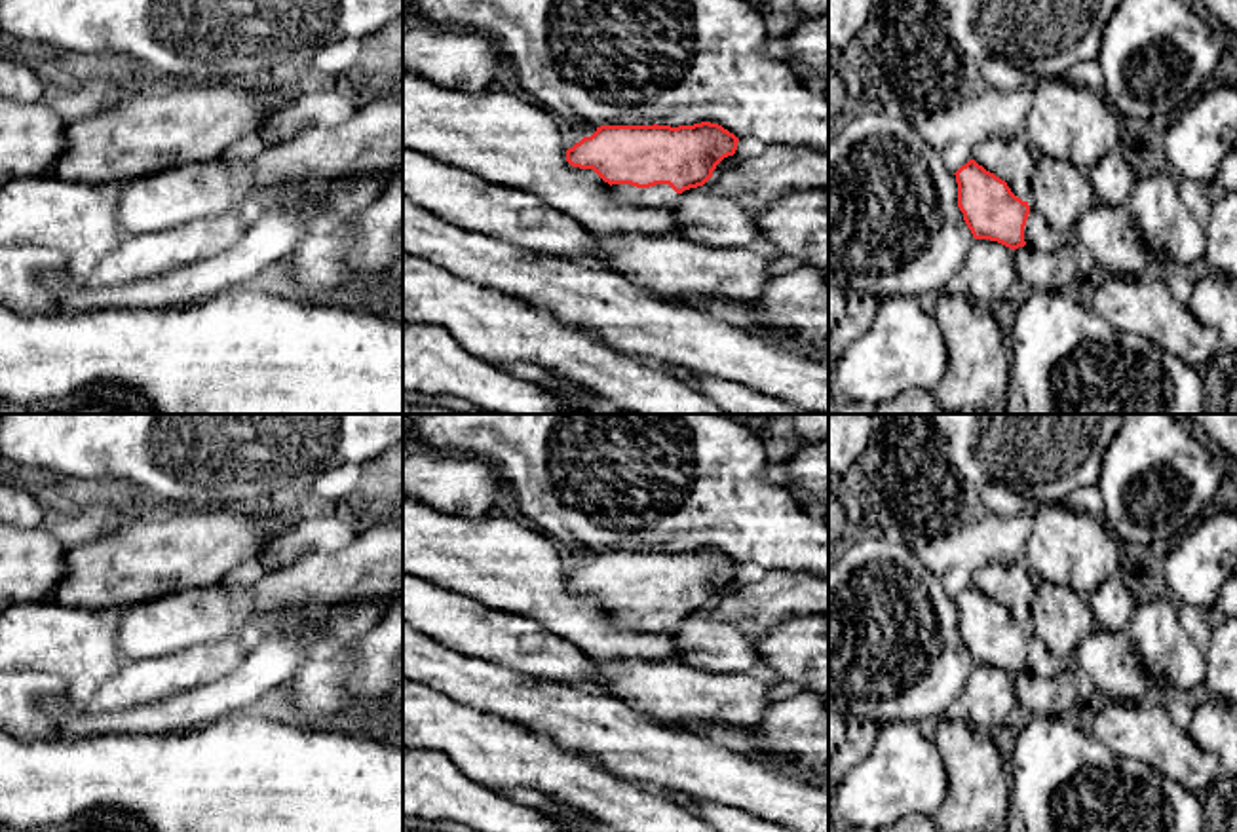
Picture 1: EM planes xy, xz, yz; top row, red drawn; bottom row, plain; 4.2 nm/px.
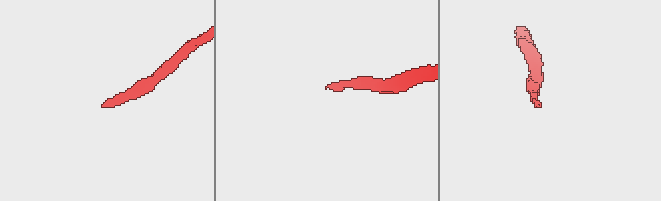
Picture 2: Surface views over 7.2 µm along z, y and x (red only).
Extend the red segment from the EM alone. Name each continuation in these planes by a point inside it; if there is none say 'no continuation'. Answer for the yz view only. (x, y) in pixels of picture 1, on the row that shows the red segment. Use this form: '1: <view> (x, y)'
1: yz (1038, 234)

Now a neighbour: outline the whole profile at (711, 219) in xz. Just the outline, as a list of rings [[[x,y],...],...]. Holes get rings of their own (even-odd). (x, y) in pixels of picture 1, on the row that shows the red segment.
[[[697,186],[676,194],[671,207],[678,222],[675,236],[709,247],[749,247],[762,241],[756,213],[749,213],[737,198]]]

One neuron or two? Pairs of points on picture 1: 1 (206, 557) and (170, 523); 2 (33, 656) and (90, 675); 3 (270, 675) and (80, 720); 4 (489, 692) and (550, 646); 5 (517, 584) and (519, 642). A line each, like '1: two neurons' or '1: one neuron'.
1: one neuron
2: one neuron
3: one neuron
4: two neurons
5: two neurons

